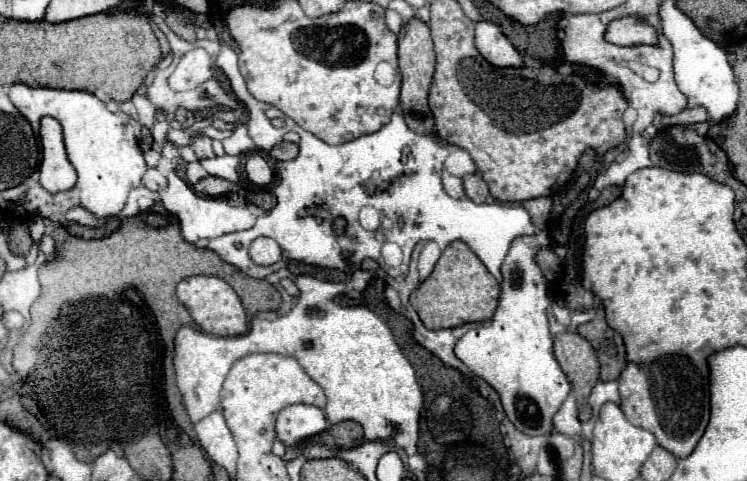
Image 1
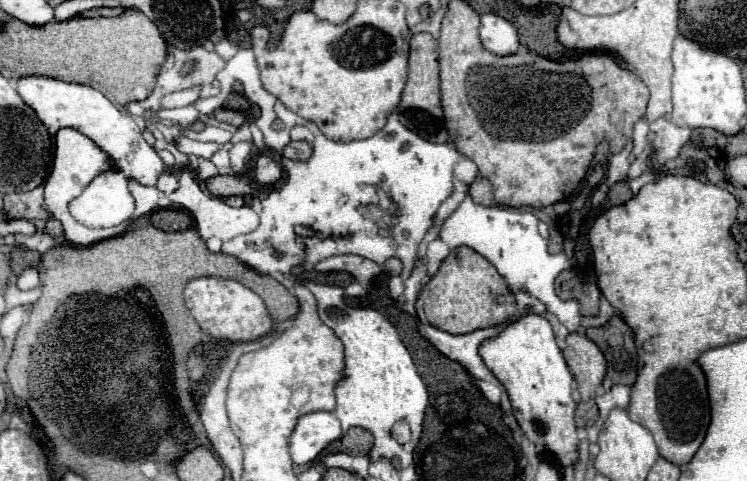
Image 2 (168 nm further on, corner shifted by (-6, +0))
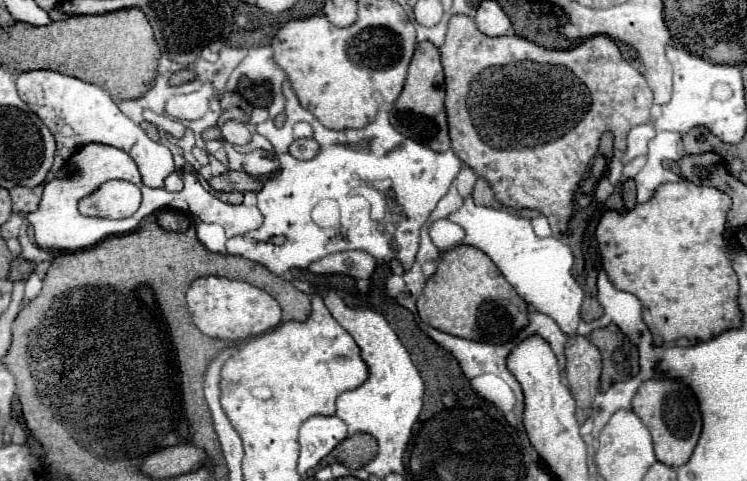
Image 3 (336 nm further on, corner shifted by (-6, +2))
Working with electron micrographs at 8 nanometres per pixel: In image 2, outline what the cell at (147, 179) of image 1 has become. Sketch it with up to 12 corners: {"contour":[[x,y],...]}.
{"contour":[[163,173],[157,181],[157,189],[173,193],[177,189],[177,177]]}

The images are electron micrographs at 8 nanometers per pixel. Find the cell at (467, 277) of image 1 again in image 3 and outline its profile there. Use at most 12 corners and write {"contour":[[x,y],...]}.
{"contour":[[471,245],[441,253],[417,299],[449,335],[511,341],[527,303]]}

